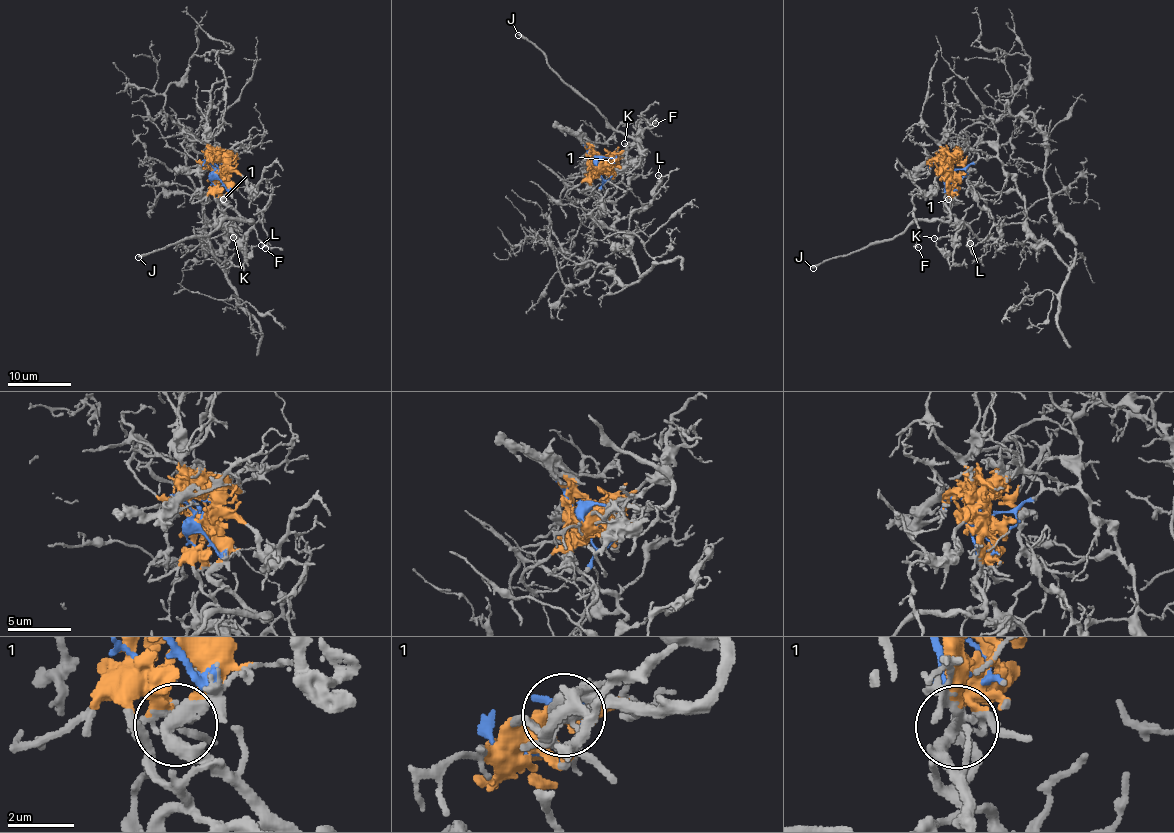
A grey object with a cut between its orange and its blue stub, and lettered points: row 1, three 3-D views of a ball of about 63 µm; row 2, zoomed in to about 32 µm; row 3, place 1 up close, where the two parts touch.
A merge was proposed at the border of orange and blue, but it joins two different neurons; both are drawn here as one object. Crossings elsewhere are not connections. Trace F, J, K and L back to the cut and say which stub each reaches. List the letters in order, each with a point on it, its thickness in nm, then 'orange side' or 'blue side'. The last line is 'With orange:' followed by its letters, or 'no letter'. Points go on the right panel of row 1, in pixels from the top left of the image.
F: (918, 247) | 180 nm | orange side
J: (813, 268) | 320 nm | orange side
K: (934, 238) | 200 nm | orange side
L: (970, 243) | 160 nm | blue side
With orange: F, J, K

